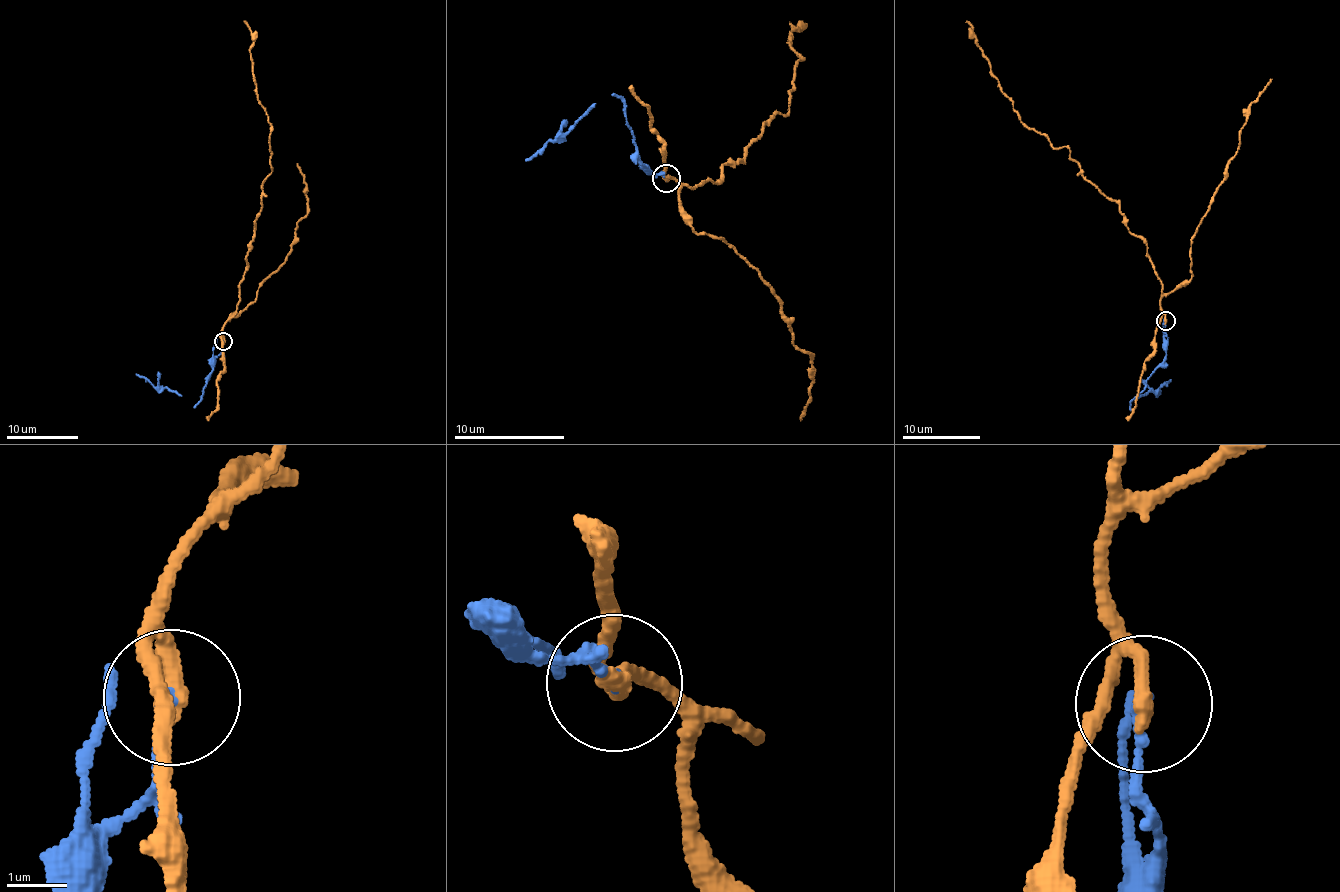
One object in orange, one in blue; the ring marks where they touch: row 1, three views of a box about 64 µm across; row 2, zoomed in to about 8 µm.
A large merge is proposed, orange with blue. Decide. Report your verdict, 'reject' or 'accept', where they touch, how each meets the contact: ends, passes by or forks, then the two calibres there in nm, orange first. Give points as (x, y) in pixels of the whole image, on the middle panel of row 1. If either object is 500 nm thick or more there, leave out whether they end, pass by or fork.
reject; place (666, 178); orange ends; blue ends; calibres 340 and 140 nm

